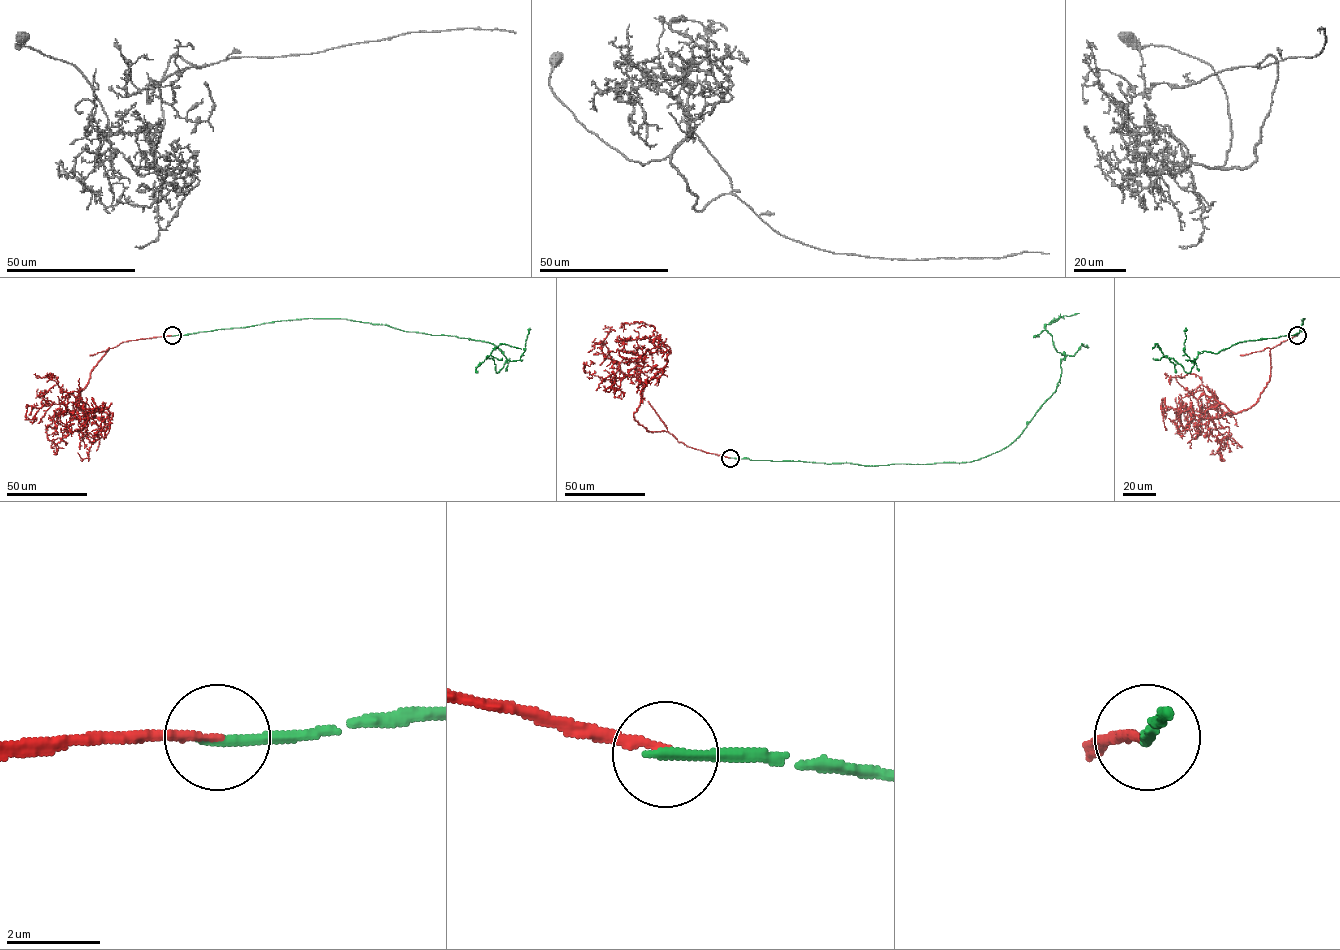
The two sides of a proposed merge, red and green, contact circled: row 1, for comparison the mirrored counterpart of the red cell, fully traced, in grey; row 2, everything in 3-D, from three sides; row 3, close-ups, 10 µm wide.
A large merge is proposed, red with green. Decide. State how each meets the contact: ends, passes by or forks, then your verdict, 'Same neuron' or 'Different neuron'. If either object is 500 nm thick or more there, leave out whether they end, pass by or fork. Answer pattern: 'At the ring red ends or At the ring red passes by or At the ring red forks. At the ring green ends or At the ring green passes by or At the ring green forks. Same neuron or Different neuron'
At the ring red ends. At the ring green ends. Same neuron

